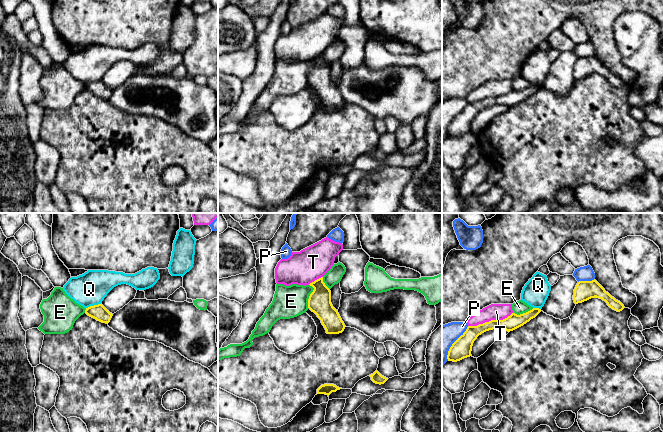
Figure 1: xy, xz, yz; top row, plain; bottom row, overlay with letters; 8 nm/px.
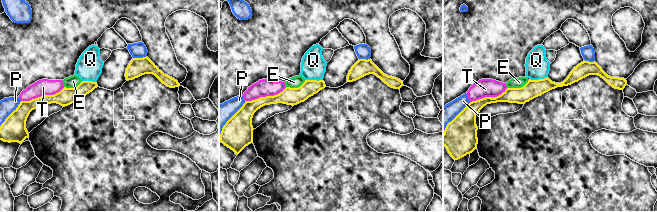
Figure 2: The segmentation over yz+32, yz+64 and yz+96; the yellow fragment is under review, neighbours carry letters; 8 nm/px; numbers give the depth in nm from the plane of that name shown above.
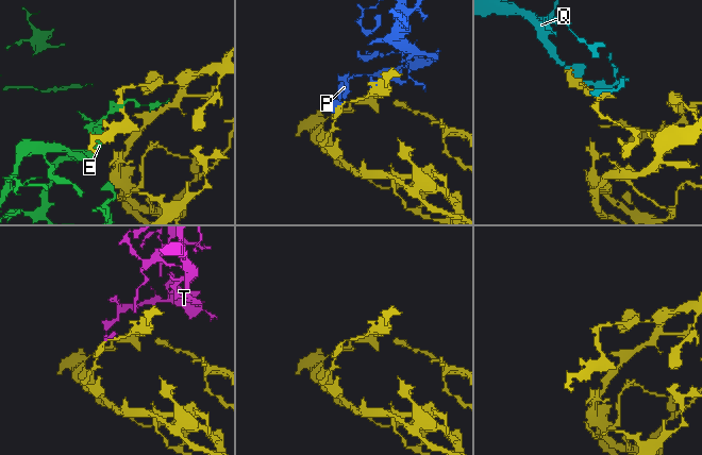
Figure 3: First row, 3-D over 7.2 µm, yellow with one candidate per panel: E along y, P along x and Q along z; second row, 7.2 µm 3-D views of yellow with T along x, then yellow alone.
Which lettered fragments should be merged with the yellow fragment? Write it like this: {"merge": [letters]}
{"merge": []}

